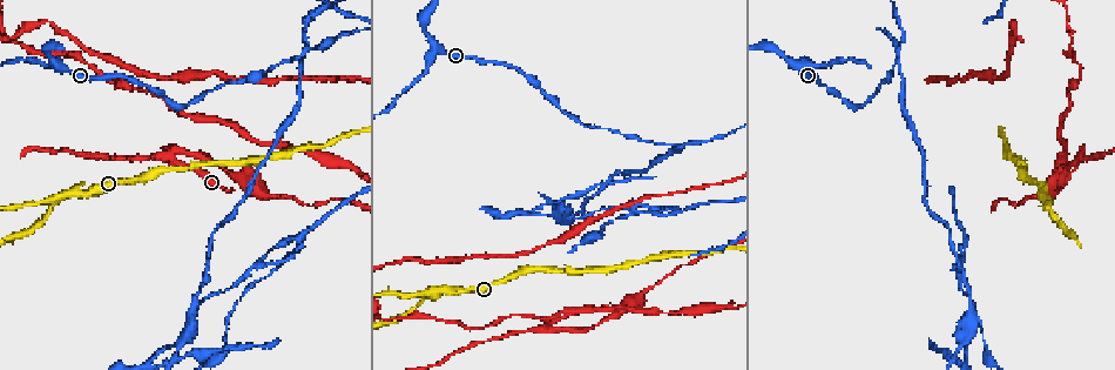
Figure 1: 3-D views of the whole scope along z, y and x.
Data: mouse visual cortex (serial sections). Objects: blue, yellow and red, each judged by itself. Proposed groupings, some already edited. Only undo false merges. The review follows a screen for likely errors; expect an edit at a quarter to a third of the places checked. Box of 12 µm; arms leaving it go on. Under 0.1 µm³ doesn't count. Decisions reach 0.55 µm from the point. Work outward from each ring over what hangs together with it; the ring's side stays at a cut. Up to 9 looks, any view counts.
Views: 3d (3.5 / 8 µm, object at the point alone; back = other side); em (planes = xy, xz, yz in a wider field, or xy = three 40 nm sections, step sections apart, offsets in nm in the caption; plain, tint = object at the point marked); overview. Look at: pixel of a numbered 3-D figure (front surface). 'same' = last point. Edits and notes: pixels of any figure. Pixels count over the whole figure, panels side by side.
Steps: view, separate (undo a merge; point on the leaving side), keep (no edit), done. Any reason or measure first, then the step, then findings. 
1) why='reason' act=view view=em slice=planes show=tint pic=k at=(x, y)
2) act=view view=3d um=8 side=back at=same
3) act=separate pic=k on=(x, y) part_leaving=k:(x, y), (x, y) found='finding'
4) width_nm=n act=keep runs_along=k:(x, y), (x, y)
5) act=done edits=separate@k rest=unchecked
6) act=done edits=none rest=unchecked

why='branch point' act=view view=3d um=8 pic=1 at=(173, 157)

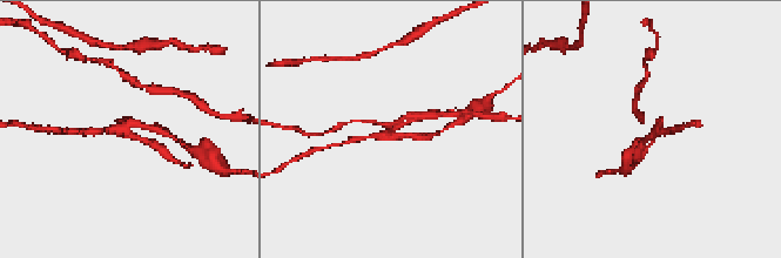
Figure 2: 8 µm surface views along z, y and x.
act=view view=3d um=3.5 pic=2 at=(656, 127)

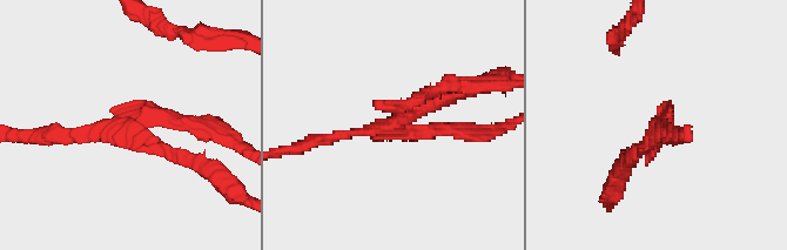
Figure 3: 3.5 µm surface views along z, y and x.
why='now the EM' act=view view=em slice=xy step=2 show=tint pic=3 at=(655, 127)

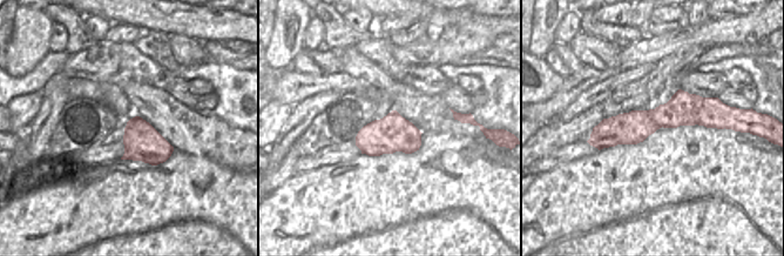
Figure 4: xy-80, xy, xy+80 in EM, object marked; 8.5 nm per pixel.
width_nm=320 act=separate pic=3 on=(189, 127) part_leaving=3:(141, 123), (188, 120), (242, 146) found='a second cell is stuck on'

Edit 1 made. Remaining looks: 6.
why='see it whole again' act=view view=overview

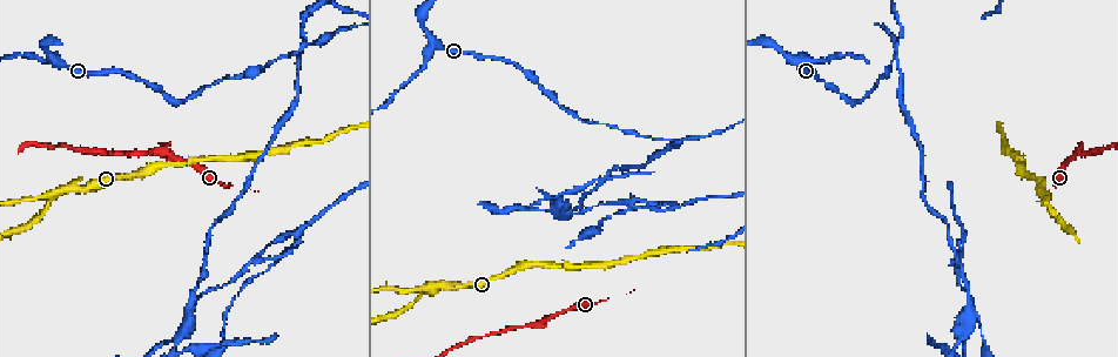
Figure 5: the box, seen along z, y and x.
why='branch point' act=view view=3d um=3.5 side=back pic=5 at=(426, 288)

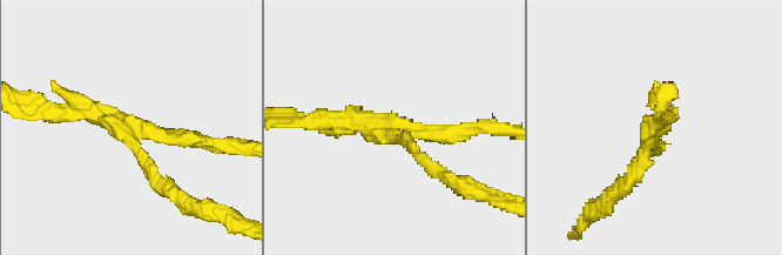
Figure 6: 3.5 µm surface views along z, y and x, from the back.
arms=3 arm_widths_nm=150,200,200 act=view view=em slice=planes show=tint pic=6 at=(130, 127)

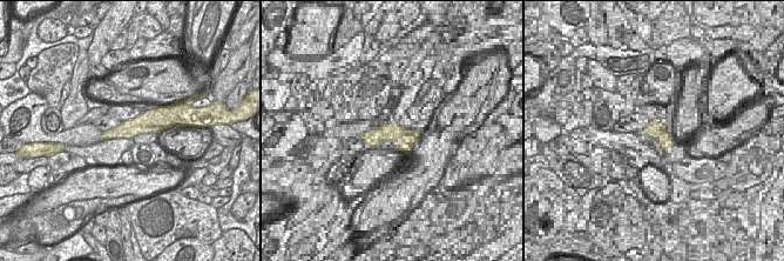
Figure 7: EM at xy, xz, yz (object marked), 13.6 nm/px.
act=separate pic=6 on=(153, 172) found='two cells meet here'

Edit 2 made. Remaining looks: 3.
act=view view=overview

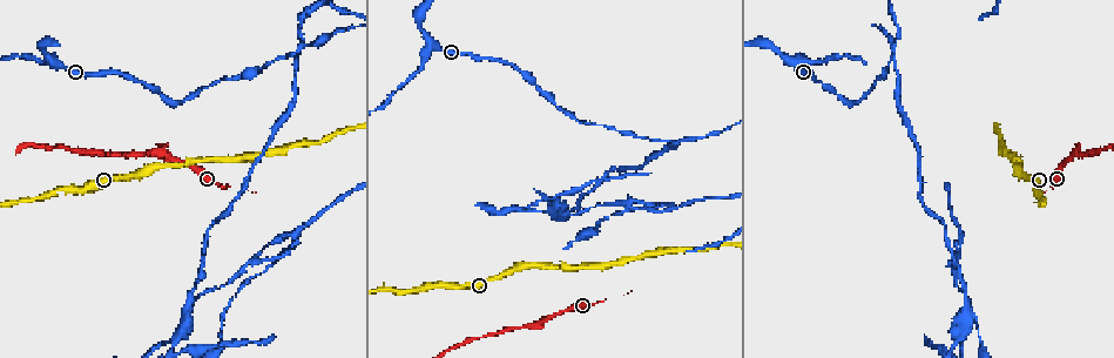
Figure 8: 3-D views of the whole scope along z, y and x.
why='thin neck' act=view view=3d um=3.5 pic=8 at=(669, 140)

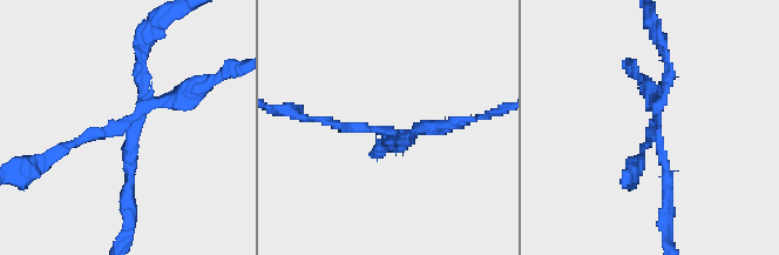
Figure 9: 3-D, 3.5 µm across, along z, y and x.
why='need the tissue' act=view view=em slice=planes show=tint pic=9 at=(121, 125)

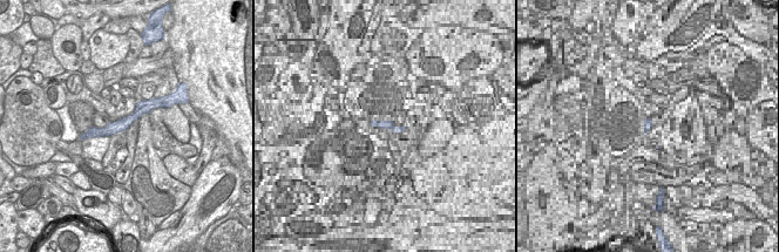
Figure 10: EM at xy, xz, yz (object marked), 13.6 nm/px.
arms=4 act=separate pic=9 on=(128, 172) part_leaving=9:(127, 131), (127, 240) found='a second cell is stuck on'

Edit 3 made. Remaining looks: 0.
act=done edits=separate@3,separate@6,separate@9 rest=unchecked

